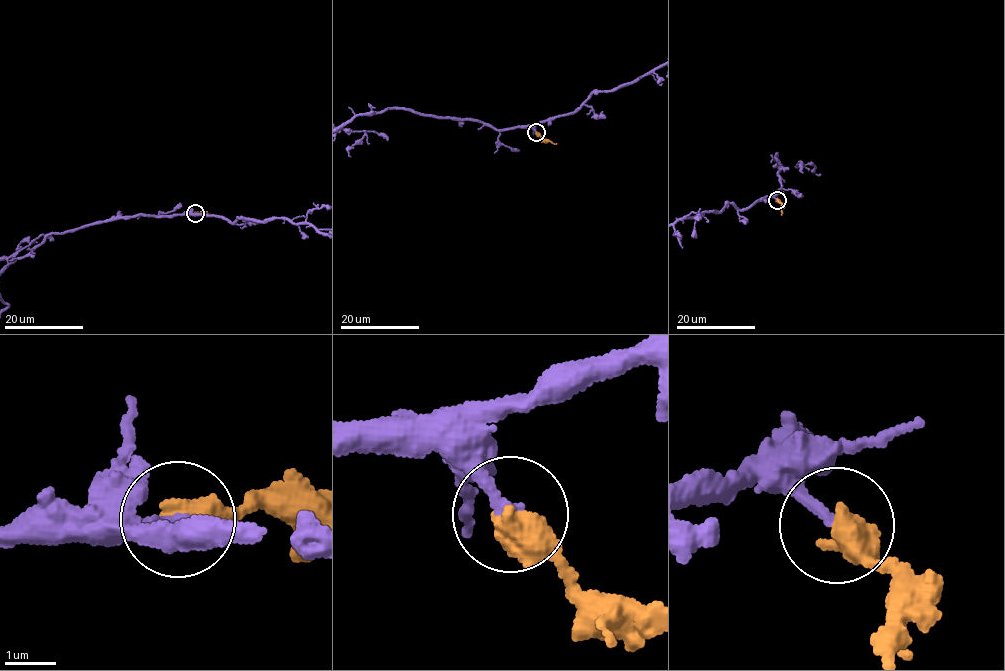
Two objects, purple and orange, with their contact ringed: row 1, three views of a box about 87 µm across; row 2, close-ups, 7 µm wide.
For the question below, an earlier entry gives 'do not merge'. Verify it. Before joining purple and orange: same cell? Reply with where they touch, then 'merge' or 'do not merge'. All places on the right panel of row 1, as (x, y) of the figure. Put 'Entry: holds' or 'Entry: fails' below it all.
place (777, 200); merge
Entry: fails

